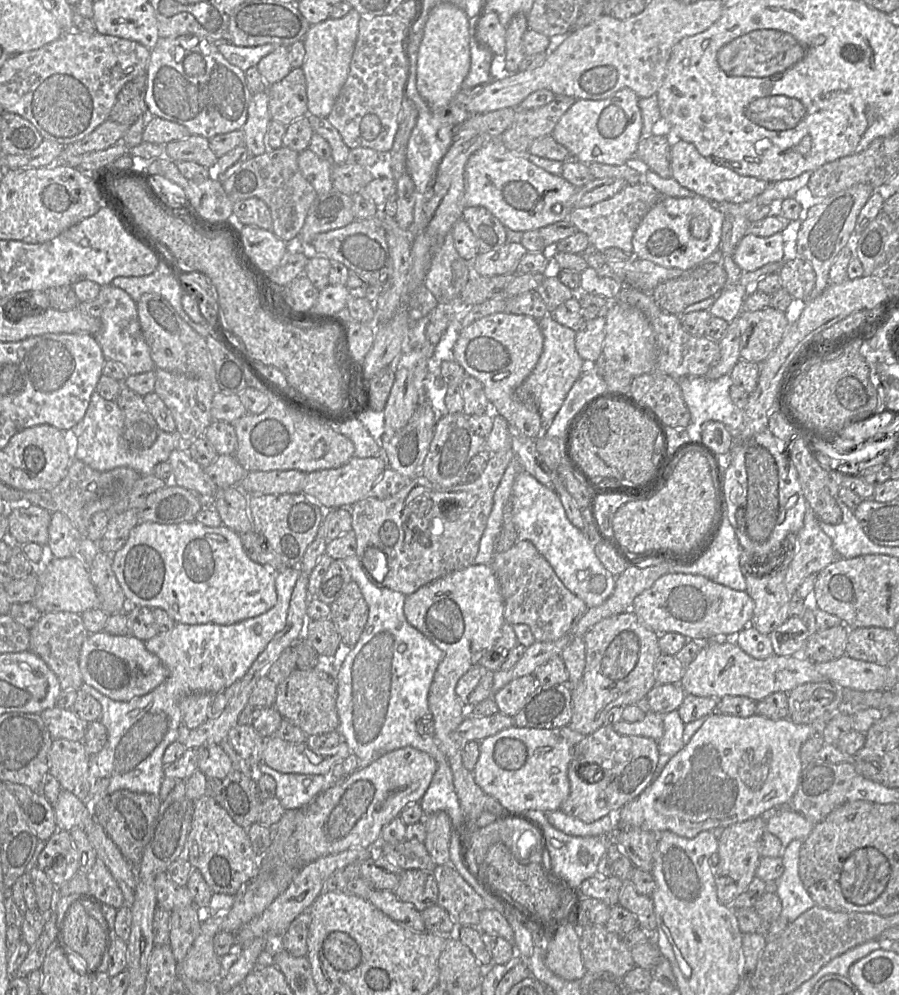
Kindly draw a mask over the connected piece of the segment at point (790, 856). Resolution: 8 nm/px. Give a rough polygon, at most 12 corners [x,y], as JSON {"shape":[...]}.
{"shape":[[802,840],[782,851],[776,894],[792,922],[815,906],[799,876]]}

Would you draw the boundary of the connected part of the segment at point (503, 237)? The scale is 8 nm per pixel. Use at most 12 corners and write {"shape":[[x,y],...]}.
{"shape":[[466,207],[461,219],[480,252],[507,243],[507,228],[488,209]]}

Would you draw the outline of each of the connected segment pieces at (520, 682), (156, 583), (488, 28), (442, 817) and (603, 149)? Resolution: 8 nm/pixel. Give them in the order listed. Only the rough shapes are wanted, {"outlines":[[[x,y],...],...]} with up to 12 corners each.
{"outlines":[[[534,675],[505,685],[492,698],[514,717],[538,686]],[[139,522],[112,554],[129,607],[228,626],[277,602],[225,525]],[[483,10],[476,39],[503,57],[506,27],[495,12]],[[444,811],[424,816],[424,845],[436,866],[450,864],[452,824]],[[623,88],[576,99],[551,135],[571,159],[622,165],[642,136]]]}

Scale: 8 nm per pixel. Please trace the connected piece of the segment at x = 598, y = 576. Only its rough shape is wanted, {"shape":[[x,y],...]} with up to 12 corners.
{"shape":[[506,468],[475,565],[489,565],[509,502],[518,541],[531,542],[588,607],[614,577],[567,518],[552,487]]}

